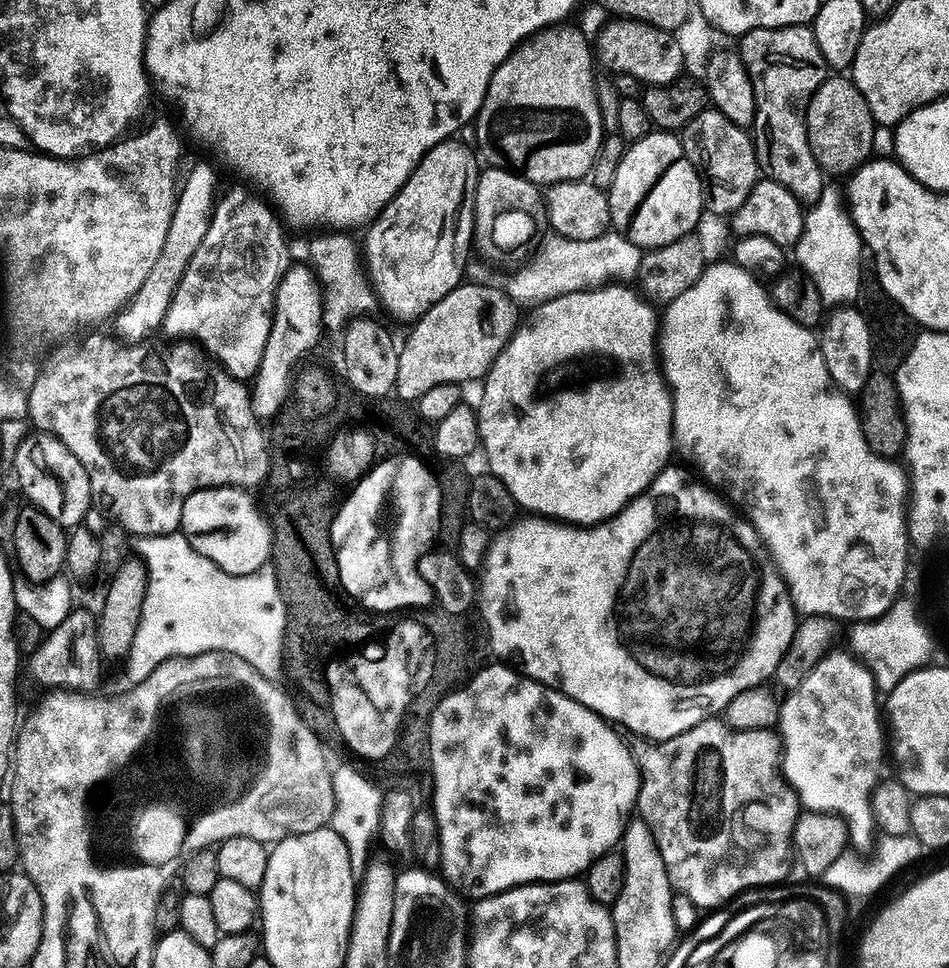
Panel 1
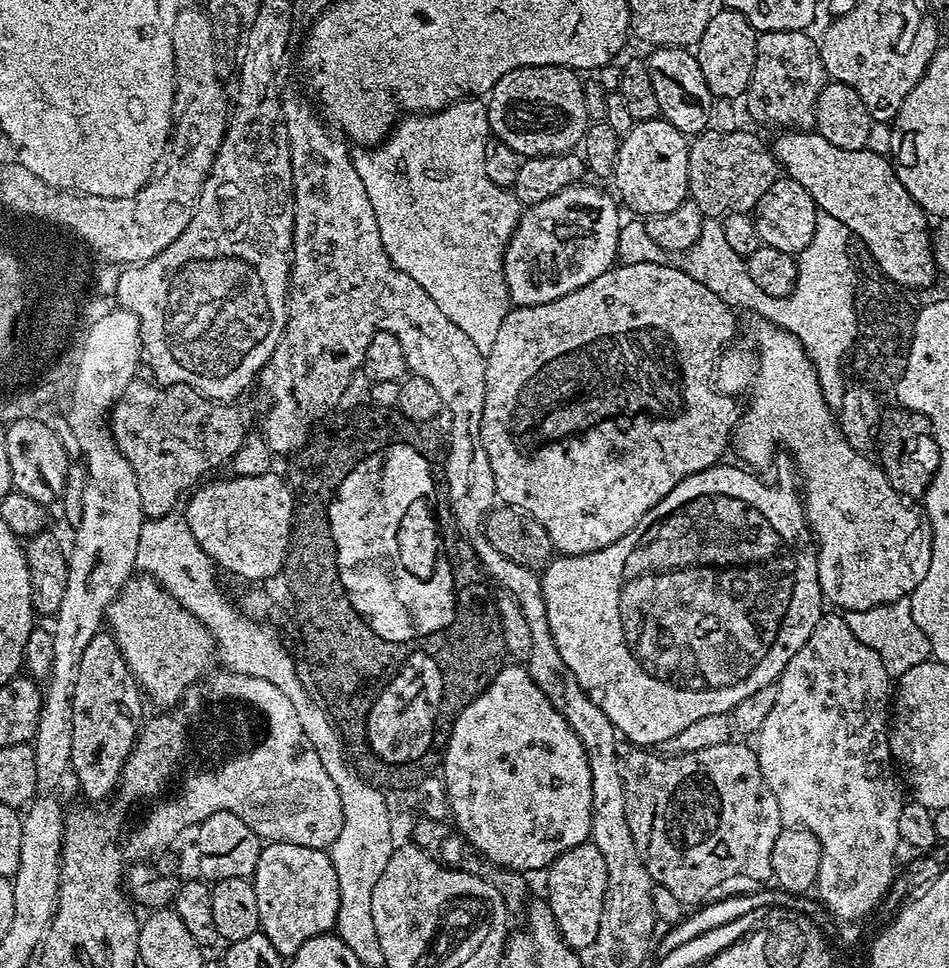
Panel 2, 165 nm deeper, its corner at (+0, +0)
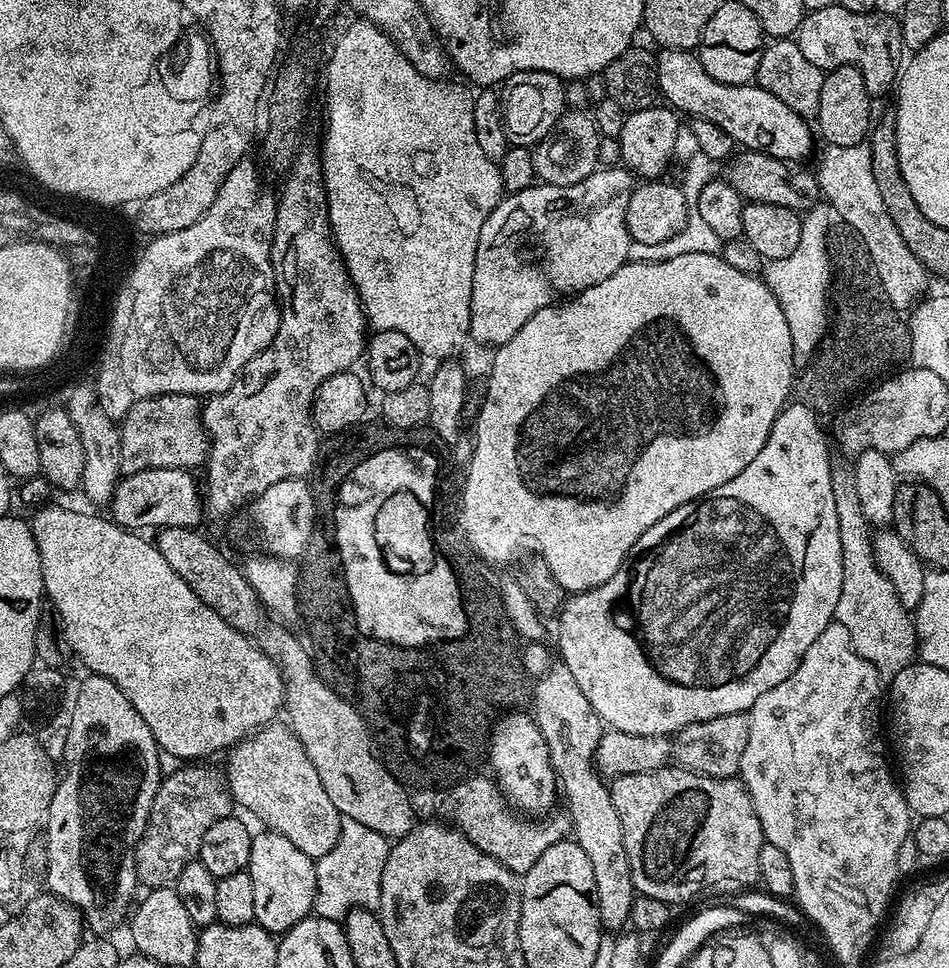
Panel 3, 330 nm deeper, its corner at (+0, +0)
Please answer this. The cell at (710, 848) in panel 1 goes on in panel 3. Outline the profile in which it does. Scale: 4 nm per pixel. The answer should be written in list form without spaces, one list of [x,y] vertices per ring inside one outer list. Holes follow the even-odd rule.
[[[669,766],[646,774],[617,776],[610,787],[614,810],[618,810],[618,818],[622,818],[626,858],[630,862],[630,874],[639,895],[677,906],[719,884],[752,886],[759,881],[758,850],[762,850],[766,841],[754,802],[739,779],[716,780],[712,776],[699,776],[686,768]]]

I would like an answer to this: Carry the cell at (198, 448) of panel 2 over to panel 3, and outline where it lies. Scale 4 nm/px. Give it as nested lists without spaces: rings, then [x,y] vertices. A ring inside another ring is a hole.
[[[171,392],[165,396],[152,396],[149,400],[130,406],[128,413],[118,424],[120,432],[120,471],[124,476],[138,474],[151,468],[187,468],[196,470],[208,458],[208,434],[204,430],[202,404],[195,396],[187,396],[181,392]]]

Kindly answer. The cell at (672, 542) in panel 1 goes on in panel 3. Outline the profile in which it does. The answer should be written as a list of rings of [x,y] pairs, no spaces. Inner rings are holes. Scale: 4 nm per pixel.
[[[799,402],[785,404],[783,410],[778,414],[778,418],[772,422],[772,432],[768,435],[766,446],[762,446],[762,450],[758,450],[758,458],[754,458],[754,462],[750,462],[750,466],[746,466],[746,470],[742,470],[742,474],[738,474],[738,478],[730,478],[730,482],[703,493],[699,500],[686,500],[682,506],[678,506],[678,510],[670,510],[670,514],[666,514],[666,518],[654,522],[654,526],[650,526],[650,530],[646,530],[646,534],[642,534],[642,538],[638,538],[638,542],[634,542],[634,546],[628,551],[628,556],[622,562],[622,566],[612,573],[609,580],[602,582],[602,586],[592,588],[588,592],[579,591],[565,599],[564,607],[558,613],[558,621],[560,620],[559,659],[568,667],[570,674],[574,674],[574,682],[578,682],[582,694],[586,694],[586,702],[590,702],[590,706],[594,706],[601,721],[609,729],[626,734],[654,734],[655,736],[671,737],[680,729],[690,726],[694,722],[702,722],[706,718],[718,718],[722,714],[734,714],[735,712],[747,713],[748,709],[754,706],[754,702],[758,702],[758,698],[762,698],[762,694],[766,694],[766,690],[774,690],[774,686],[778,686],[778,682],[786,682],[786,678],[790,678],[790,674],[794,674],[794,670],[800,664],[800,659],[814,643],[814,638],[818,638],[818,634],[822,634],[822,630],[826,630],[826,626],[833,623],[838,606],[838,594],[842,592],[842,542],[838,539],[838,512],[834,506],[834,486],[832,485],[834,457],[828,453],[830,440],[829,437],[828,440],[824,437],[824,432],[820,429],[820,419],[821,417],[810,406]]]

